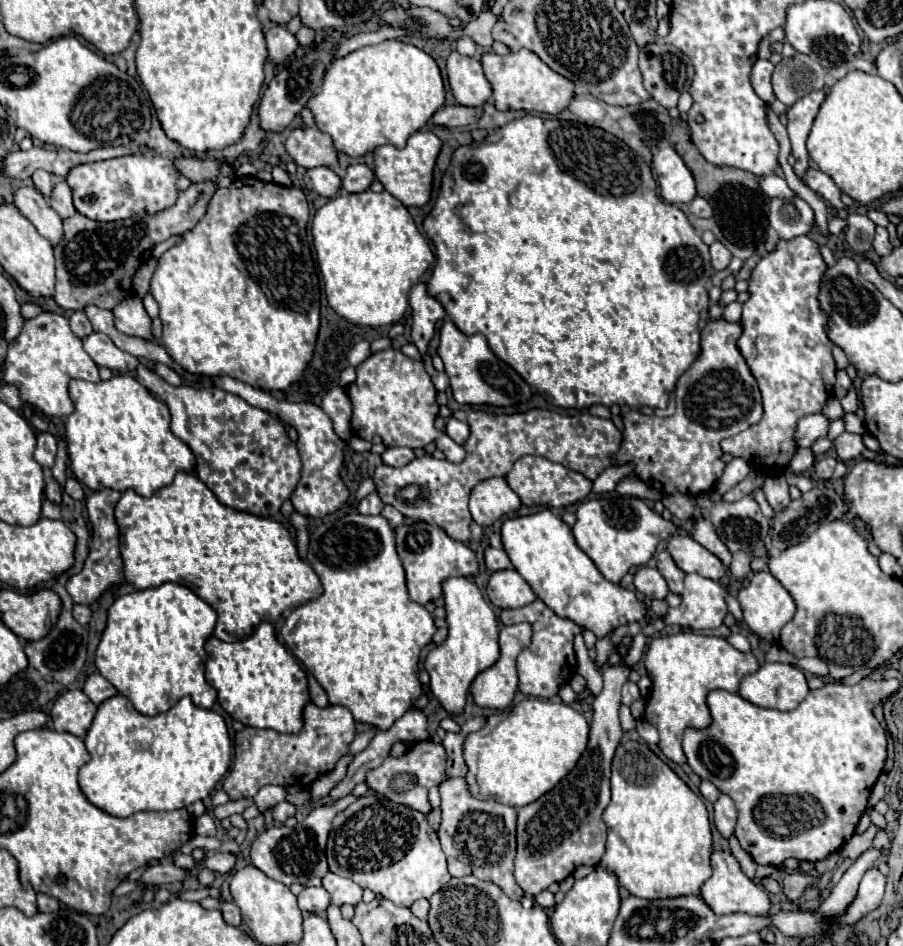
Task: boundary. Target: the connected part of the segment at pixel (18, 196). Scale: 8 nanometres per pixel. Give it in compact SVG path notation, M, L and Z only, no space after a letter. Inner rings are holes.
M21 186L15 192L13 204L21 210L21 214L39 230L41 236L45 236L53 246L61 242L63 236L63 220L57 216L57 212L47 206L41 192L33 186Z

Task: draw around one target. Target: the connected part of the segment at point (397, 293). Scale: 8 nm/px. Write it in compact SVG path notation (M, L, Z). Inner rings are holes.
M365 190L331 198L317 210L311 232L327 302L337 316L357 326L377 328L399 322L413 284L435 260L407 208L389 192Z

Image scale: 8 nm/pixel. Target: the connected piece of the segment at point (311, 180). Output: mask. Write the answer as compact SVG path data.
M325 166L307 170L303 176L303 182L305 182L305 188L315 190L317 194L327 198L335 196L337 190L341 188L341 178L331 168L325 168Z

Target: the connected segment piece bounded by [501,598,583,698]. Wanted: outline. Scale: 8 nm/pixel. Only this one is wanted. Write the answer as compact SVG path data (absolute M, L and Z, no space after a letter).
M539 598L523 608L507 608L501 612L501 622L529 622L533 628L533 638L527 648L517 658L519 692L535 698L555 698L563 684L569 684L577 672L577 656L573 650L573 638L583 632L581 626L567 618L559 618L549 610Z

